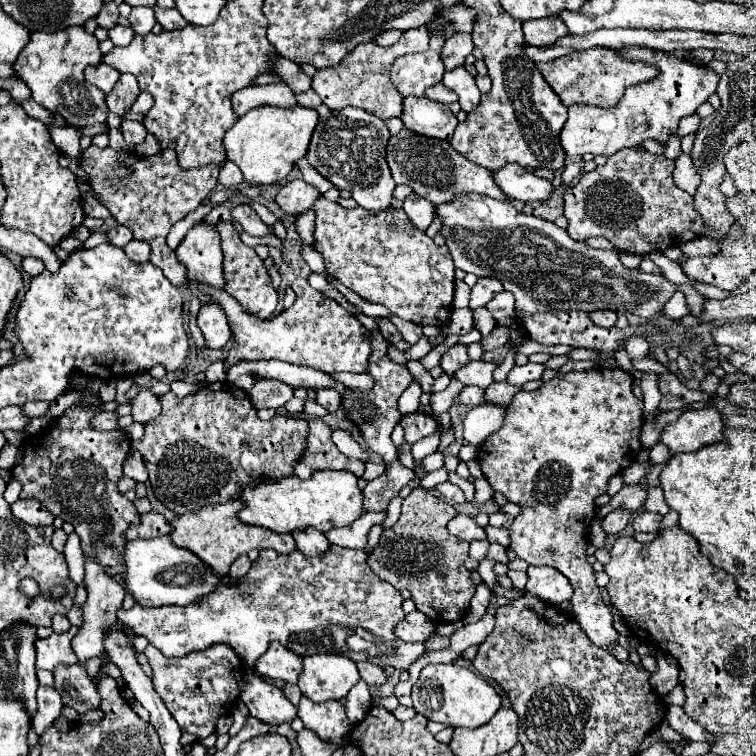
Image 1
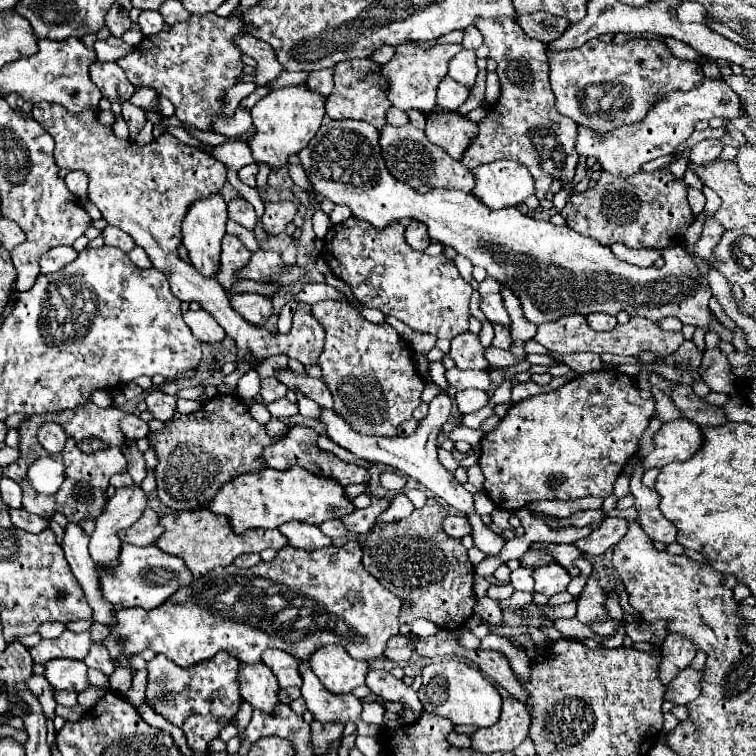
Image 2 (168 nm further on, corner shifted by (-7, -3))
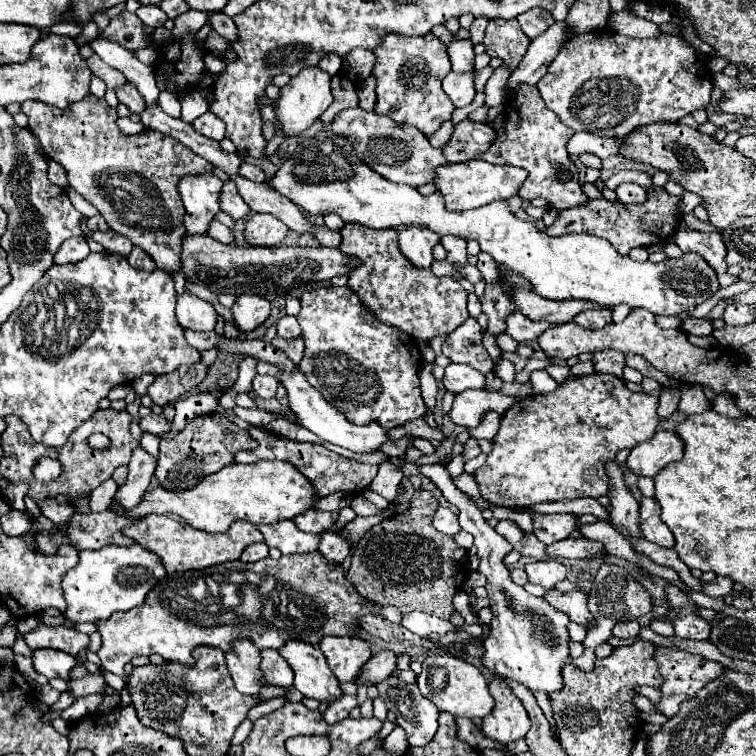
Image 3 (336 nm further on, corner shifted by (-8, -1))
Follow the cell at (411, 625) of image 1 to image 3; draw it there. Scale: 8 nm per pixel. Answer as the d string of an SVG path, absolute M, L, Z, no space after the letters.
M381 651L377 655L373 655L359 671L357 675L357 685L363 683L379 683L383 679L387 679L393 671L395 671L395 663L397 663L397 655L391 651Z

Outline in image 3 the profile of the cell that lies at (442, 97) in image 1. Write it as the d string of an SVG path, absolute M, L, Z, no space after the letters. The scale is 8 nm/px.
M449 71L443 79L443 91L453 101L455 107L465 107L475 97L475 83L473 83L473 71L469 73L455 73Z

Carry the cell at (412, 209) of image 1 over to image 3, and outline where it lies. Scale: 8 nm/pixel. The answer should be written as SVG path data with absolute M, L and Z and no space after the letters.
M407 227L399 231L399 251L405 255L405 259L417 267L427 269L433 263L433 247L441 241L441 235L427 229L427 227Z

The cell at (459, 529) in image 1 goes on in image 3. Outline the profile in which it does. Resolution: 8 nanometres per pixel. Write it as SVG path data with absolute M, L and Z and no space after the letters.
M439 505L439 509L437 509L435 515L433 515L433 527L435 527L437 531L445 533L445 535L455 535L455 533L461 531L461 527L459 527L459 523L457 523L457 515L455 515L451 509L441 507L441 505Z

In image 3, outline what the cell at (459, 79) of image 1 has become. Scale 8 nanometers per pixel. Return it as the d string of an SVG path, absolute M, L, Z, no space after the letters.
M453 37L453 41L447 45L447 53L449 53L449 59L453 63L455 73L473 71L475 53L473 53L473 43L469 39Z

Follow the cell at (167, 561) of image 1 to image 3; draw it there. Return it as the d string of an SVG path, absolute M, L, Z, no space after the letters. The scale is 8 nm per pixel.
M135 543L131 547L107 545L99 551L81 551L79 563L67 571L61 581L67 603L65 617L69 621L97 623L111 617L113 611L129 611L145 601L145 593L149 593L155 581L159 581L163 575L165 569L159 565L159 559Z

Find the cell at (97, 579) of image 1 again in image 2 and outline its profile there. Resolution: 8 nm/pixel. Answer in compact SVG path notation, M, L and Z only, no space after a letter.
M132 487L132 489L116 489L116 495L108 499L106 511L96 519L96 529L90 537L90 557L94 559L94 563L98 565L100 571L114 571L116 565L120 563L120 549L122 549L122 541L118 537L120 529L130 527L146 509L146 495L140 487Z

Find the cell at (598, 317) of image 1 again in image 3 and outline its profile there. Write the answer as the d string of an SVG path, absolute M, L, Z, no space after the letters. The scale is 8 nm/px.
M589 309L589 311L583 311L579 315L573 317L573 321L585 329L601 329L605 325L611 323L611 313L609 311L595 311L595 309Z

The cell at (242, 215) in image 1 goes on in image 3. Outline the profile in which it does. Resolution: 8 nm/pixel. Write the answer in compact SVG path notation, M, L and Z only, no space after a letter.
M227 181L223 185L223 189L219 193L219 205L221 205L221 211L229 213L233 219L243 219L251 211L251 209L247 209L247 203L239 195L233 181Z

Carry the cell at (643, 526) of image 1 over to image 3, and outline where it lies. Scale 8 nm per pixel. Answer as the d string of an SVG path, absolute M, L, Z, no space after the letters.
M643 497L641 499L641 509L639 509L639 529L641 529L641 537L659 545L659 547L673 547L673 537L671 531L667 529L667 525L661 521L661 509L659 503L655 499Z

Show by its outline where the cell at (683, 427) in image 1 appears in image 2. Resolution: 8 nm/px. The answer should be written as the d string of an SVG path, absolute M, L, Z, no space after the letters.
M690 419L664 423L654 435L654 451L642 459L644 469L664 467L674 461L688 461L704 443L702 427Z

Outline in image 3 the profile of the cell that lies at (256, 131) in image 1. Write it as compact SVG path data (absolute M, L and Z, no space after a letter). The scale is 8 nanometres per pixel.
M309 67L303 69L299 75L295 75L283 89L281 89L281 97L277 101L277 119L283 125L283 131L287 137L297 135L299 131L305 131L307 127L311 127L319 115L331 105L333 95L331 95L331 75L327 75L323 69L319 67Z

